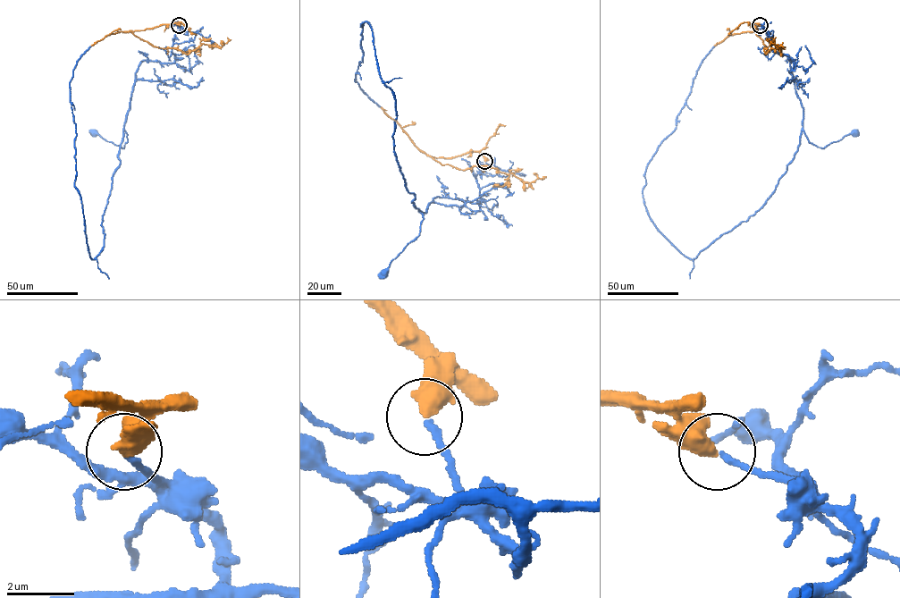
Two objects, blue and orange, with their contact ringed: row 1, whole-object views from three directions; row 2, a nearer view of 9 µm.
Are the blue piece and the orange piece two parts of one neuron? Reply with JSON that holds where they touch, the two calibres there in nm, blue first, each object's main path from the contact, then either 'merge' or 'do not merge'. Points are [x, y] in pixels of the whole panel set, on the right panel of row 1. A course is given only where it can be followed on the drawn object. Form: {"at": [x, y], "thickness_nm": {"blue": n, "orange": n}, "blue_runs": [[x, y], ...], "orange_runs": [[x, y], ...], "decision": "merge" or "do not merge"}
{"at": [760, 25], "thickness_nm": {"blue": 180, "orange": 500}, "blue_runs": [[760, 25], [771, 49], [795, 63], [790, 60], [790, 71], [808, 141], [823, 147], [854, 133]], "orange_runs": [[760, 25], [752, 23], [767, 48], [764, 48], [766, 54], [770, 44], [778, 46], [774, 44], [776, 37]], "decision": "merge"}

